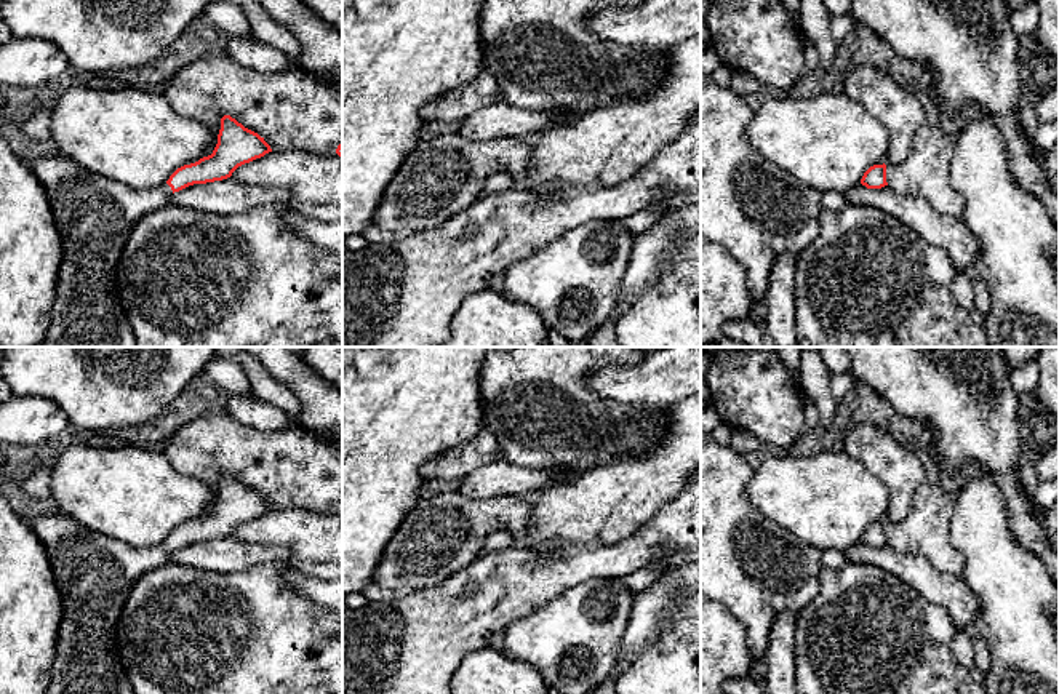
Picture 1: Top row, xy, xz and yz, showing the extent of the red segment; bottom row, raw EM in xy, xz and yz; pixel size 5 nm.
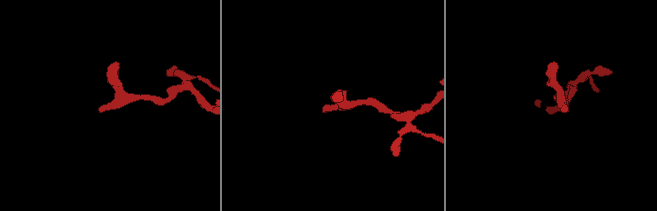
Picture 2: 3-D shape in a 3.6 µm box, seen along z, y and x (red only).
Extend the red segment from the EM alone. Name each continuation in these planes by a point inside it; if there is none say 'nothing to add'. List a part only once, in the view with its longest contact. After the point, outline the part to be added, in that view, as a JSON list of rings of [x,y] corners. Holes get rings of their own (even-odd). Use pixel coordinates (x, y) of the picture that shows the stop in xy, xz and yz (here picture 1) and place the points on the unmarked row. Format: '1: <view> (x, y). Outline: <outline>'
1: xy (95, 573). Outline: [[[53,509],[27,521],[46,550],[62,598],[59,641],[45,694],[134,694],[118,656],[117,624],[134,582],[170,561],[171,545],[136,548]]]

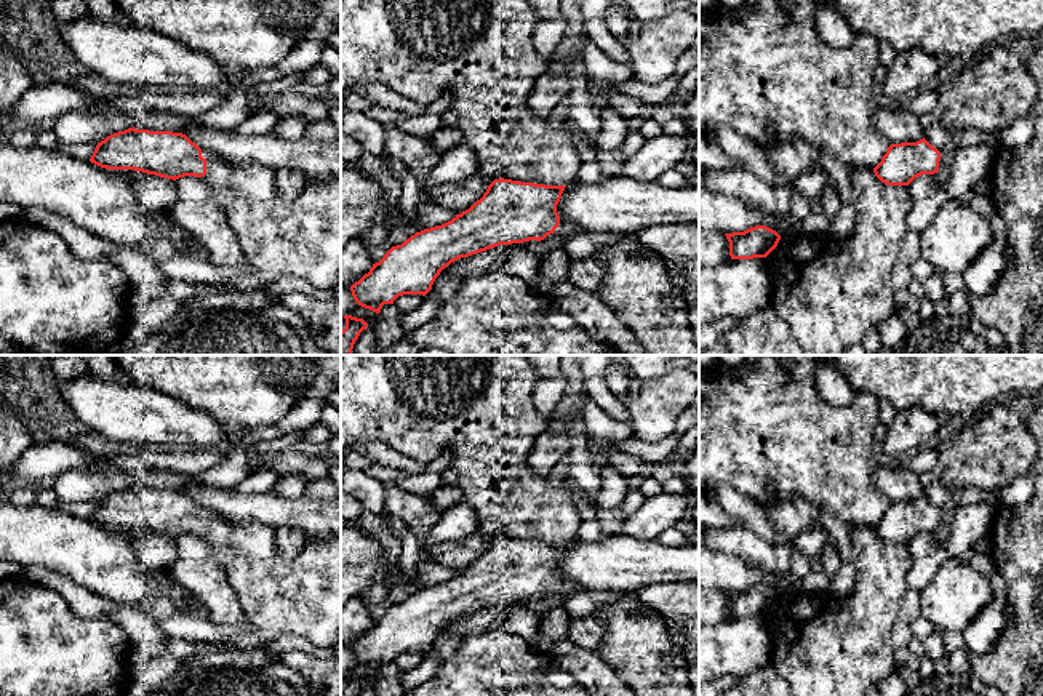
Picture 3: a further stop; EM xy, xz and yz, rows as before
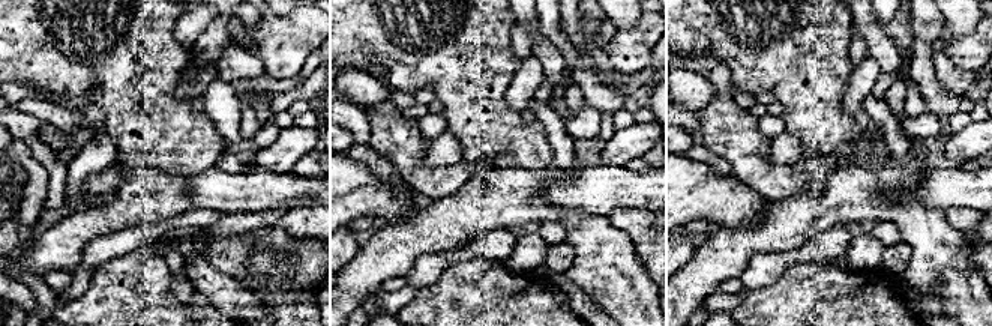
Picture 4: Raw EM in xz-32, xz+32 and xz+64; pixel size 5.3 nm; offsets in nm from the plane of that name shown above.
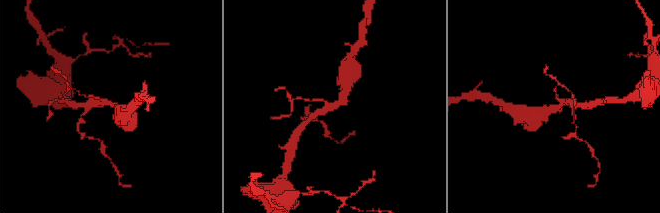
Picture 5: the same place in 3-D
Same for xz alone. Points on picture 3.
1: xz (563, 583). Outline: [[[560,576],[560,582],[555,589],[568,589],[568,590],[573,590],[574,594],[587,590],[585,586],[574,582],[574,581],[569,581],[563,576]]]

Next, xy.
1: xy (253, 540). Outline: [[[202,507],[206,533],[202,534],[218,552],[238,554],[251,558],[267,558],[275,554],[277,530],[243,520],[224,520]]]

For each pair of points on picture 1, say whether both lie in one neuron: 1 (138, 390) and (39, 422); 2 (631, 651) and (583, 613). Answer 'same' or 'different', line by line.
1: different
2: different

